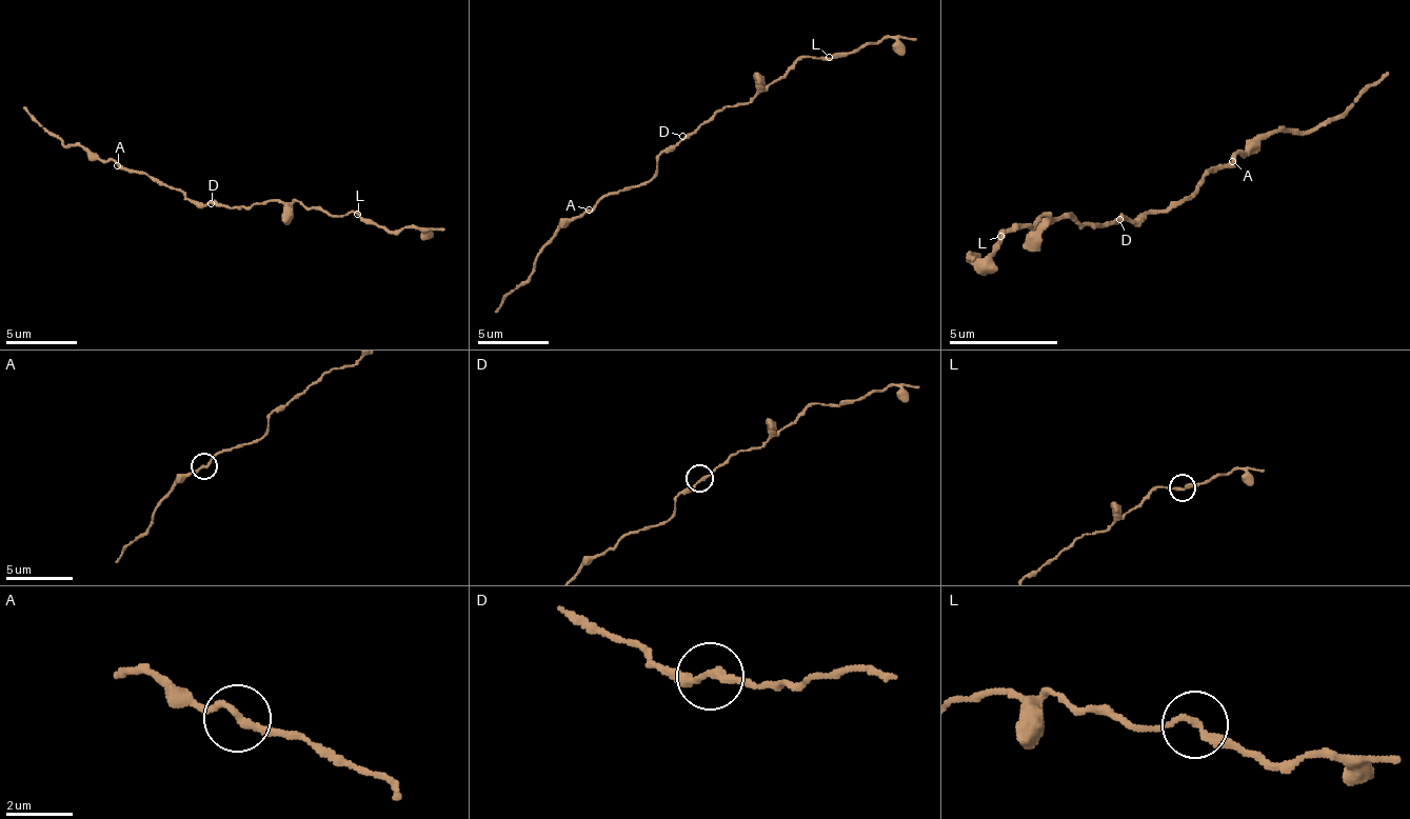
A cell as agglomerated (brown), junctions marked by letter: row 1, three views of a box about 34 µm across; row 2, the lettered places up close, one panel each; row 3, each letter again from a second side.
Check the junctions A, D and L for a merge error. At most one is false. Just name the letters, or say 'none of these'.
none of these

